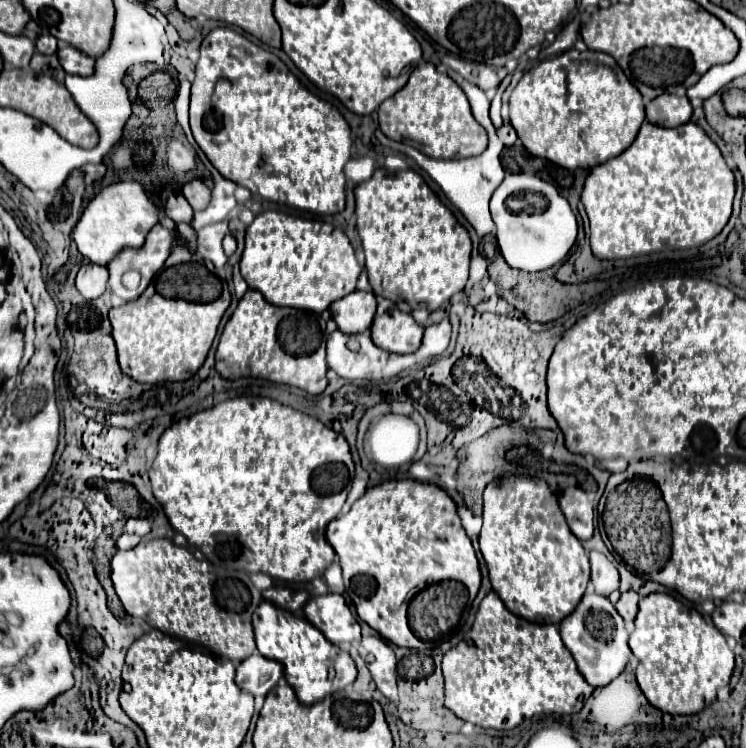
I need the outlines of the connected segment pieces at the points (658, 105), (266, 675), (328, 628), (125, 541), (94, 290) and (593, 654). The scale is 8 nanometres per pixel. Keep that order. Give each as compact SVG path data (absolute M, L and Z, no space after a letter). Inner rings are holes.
M660 94L652 102L646 104L646 120L656 126L676 128L690 120L692 106L686 96L676 94Z
M252 654L236 666L236 684L254 696L266 696L280 678L282 666L260 654Z
M342 594L312 596L304 606L304 616L312 622L332 644L360 640L360 624L352 616Z
M123 533L116 542L118 550L128 550L134 548L139 542L140 537L134 534Z
M92 262L82 264L78 270L78 276L76 276L76 288L88 300L100 298L106 290L106 282L108 282L106 266L92 264Z
M586 592L576 610L560 622L558 630L566 648L572 652L580 674L592 688L608 686L612 678L618 678L632 656L632 650L628 646L628 630L622 616L606 596L600 596L596 592Z

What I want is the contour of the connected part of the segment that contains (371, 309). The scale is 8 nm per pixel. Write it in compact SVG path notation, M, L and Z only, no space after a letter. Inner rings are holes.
M354 290L346 298L330 306L330 314L344 334L358 334L372 326L376 312L376 296L372 292Z

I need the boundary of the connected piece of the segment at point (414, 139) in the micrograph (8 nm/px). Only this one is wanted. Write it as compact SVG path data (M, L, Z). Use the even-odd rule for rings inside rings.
M420 62L420 66L416 66L416 70L412 72L412 78L408 80L408 84L402 90L398 90L392 98L388 98L384 104L380 104L378 118L380 118L380 130L388 138L414 146L416 150L424 152L430 158L470 158L484 152L488 144L486 130L474 120L470 112L470 104L464 92L460 90L460 86L446 74L440 74L436 66L430 62Z

